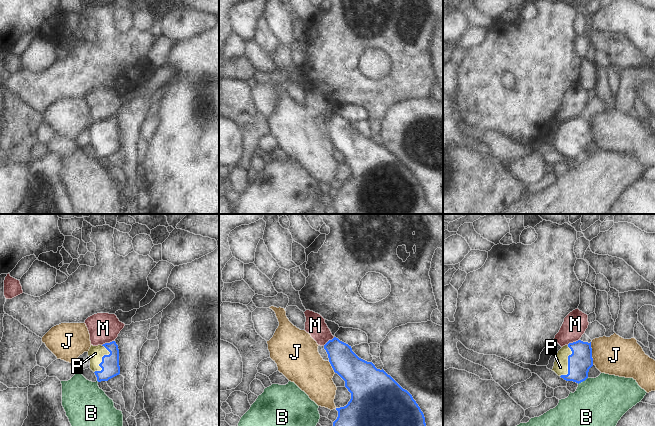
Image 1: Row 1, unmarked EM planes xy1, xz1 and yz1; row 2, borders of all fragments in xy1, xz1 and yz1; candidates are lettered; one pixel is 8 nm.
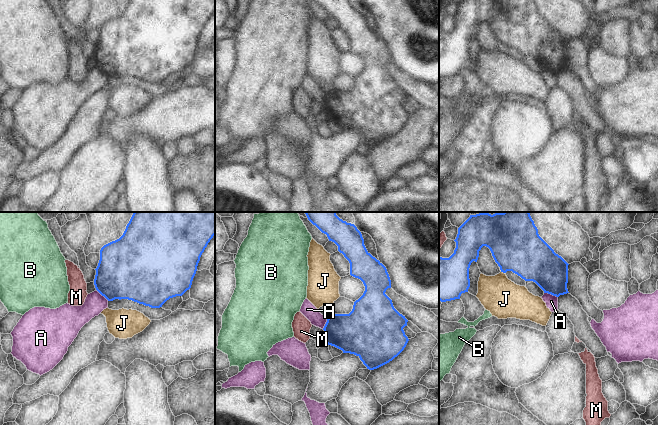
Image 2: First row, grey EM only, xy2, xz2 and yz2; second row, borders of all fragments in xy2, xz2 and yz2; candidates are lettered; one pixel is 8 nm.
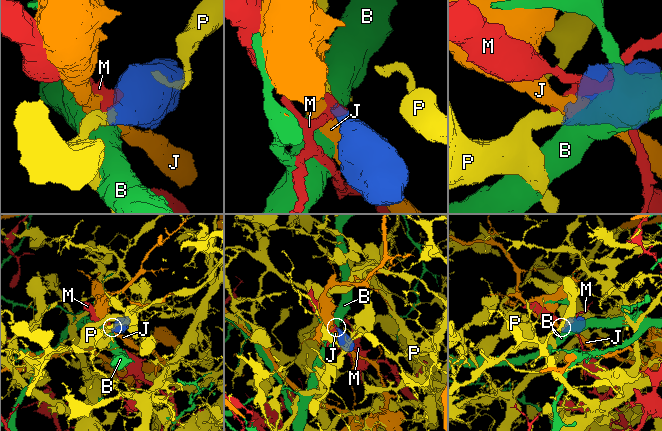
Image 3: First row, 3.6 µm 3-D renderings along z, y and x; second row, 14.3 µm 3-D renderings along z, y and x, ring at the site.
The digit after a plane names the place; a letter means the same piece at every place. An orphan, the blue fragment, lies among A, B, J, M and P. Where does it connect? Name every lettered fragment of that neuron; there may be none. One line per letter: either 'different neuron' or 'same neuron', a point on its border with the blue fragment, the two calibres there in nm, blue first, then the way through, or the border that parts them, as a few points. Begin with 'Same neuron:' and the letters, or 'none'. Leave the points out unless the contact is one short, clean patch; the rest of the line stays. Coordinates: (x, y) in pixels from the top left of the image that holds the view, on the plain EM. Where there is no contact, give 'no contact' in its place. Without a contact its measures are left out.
Same neuron: P
A: different neuron; meets blue in yz2 at (551, 70); 300 nm thick on the blue side, 100 nm on the other; border along yz2 (544, 68), (557, 73)
B: different neuron; meets blue in yz1 at (582, 157); 190 nm thick on the blue side, 420 nm on the other; border along yz1 (587, 153), (578, 160)
J: different neuron; meets blue in yz1 at (591, 129); 190 nm thick on the blue side, 320 nm on the other; border along yz1 (590, 118), (593, 140)
M: different neuron; meets blue in yz1 at (573, 118); 190 nm thick on the blue side, 190 nm on the other; border along yz1 (579, 115), (567, 120)
P: same neuron; meets blue in xy1 at (102, 135); 140 nm thick on the blue side, 120 nm on the other; runs through xy1 (110, 142), (102, 135), (95, 129)

